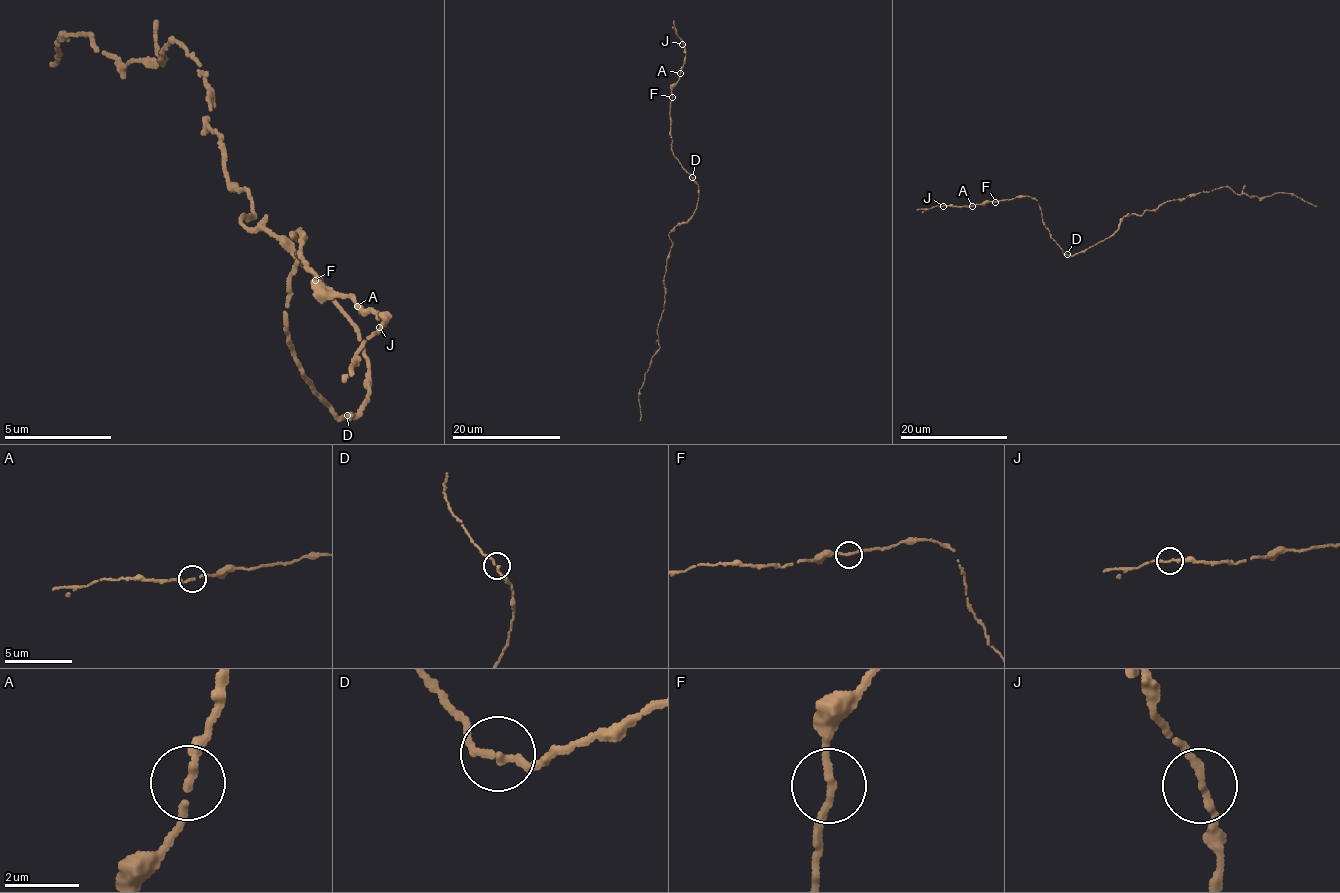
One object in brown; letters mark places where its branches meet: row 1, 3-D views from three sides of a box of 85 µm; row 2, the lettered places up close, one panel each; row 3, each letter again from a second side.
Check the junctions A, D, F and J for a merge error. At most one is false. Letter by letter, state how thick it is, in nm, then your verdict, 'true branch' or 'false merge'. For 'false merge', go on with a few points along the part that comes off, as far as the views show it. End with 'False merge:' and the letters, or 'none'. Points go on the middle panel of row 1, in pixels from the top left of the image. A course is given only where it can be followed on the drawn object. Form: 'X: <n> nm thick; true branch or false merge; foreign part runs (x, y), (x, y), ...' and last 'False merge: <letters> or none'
A: 200 nm thick; true branch
D: 200 nm thick; true branch
F: 200 nm thick; true branch
J: 200 nm thick; true branch
False merge: none

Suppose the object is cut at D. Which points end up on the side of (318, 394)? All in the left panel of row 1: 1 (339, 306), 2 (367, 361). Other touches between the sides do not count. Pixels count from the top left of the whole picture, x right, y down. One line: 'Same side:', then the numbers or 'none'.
Same side: none

